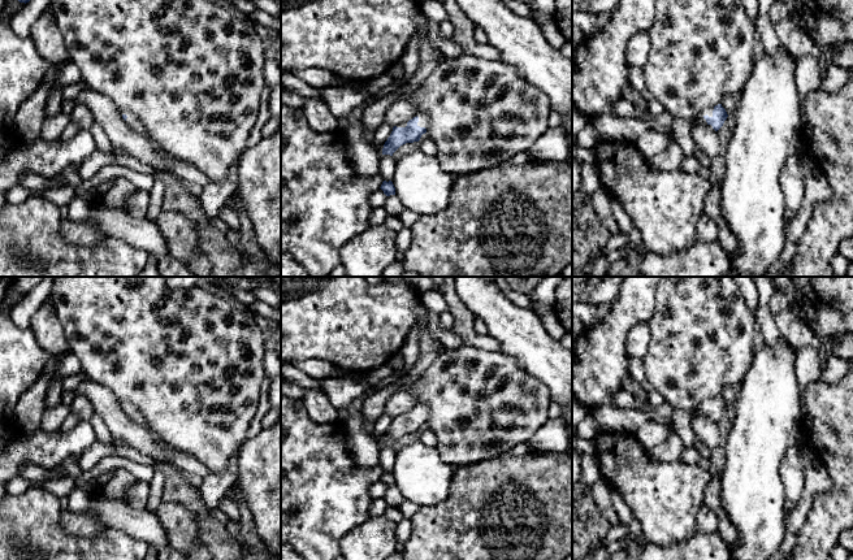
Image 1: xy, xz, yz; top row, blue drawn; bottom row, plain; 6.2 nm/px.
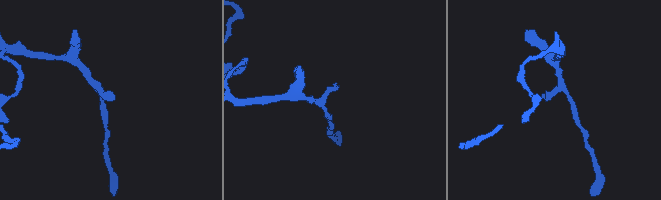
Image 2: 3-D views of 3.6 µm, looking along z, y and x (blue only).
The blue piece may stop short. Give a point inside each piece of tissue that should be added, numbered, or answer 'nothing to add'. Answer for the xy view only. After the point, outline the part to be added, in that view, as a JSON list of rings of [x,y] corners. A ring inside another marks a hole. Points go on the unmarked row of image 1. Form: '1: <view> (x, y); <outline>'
1: xy (133, 412); [[[127,407],[126,414],[138,425],[143,427],[148,427],[146,418],[142,416],[142,413],[135,407]]]

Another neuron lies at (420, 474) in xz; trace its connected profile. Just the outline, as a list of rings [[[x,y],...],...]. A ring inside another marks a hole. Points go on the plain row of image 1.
[[[417,440],[397,452],[391,473],[404,499],[432,508],[446,500],[455,468],[441,459],[436,447]]]

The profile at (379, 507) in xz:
[[[384,498],[372,499],[369,513],[373,517],[385,515],[387,507],[389,505],[387,505],[387,503],[385,502]]]

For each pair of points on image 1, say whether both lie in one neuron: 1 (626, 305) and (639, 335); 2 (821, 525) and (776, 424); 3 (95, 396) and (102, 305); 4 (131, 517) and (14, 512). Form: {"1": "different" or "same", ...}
{"1": "different", "2": "different", "3": "different", "4": "different"}

